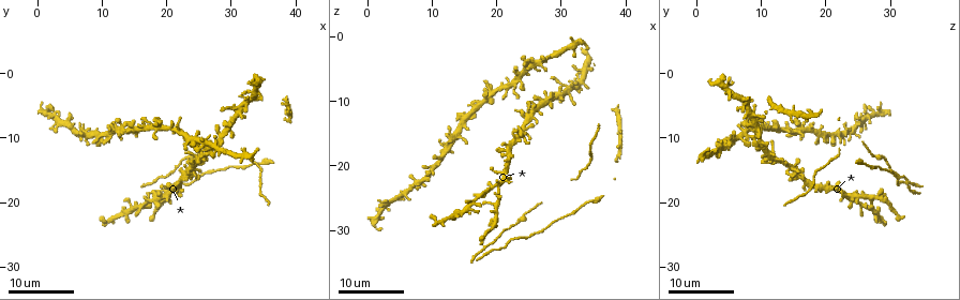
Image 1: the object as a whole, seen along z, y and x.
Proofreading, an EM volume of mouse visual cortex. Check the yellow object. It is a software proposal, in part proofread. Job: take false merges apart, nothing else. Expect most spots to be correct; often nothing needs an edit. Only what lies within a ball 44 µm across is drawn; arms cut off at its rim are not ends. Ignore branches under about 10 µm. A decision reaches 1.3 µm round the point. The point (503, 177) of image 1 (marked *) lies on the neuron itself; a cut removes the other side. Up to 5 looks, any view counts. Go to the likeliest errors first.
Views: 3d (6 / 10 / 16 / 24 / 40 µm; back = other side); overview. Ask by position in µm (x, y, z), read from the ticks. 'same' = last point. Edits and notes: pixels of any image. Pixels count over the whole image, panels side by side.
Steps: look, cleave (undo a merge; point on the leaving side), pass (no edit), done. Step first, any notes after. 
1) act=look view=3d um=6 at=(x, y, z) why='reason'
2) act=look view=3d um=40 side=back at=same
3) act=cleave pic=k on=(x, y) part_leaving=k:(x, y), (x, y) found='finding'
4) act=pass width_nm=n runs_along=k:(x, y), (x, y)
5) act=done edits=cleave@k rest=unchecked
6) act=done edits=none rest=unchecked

act=look view=3d um=24 at=(20.0, 18.5, 23.0) why='four or more arms meet'

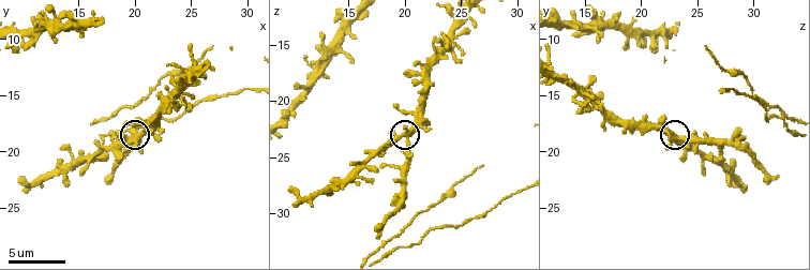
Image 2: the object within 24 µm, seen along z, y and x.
act=look view=3d um=6 at=(20.0, 19.0, 22.8) why='closer look'

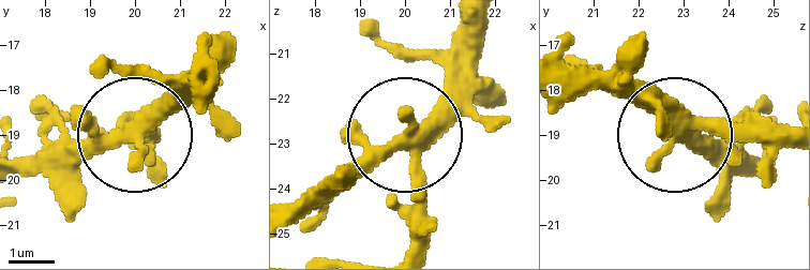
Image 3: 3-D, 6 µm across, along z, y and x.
act=pass width_nm=350 runs_along=3:(176, 90), (133, 129), (45, 151) found='all the same neuron'

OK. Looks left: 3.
act=look view=3d um=16 at=(27.0, 11.5, 10.0) why='four or more arms meet'

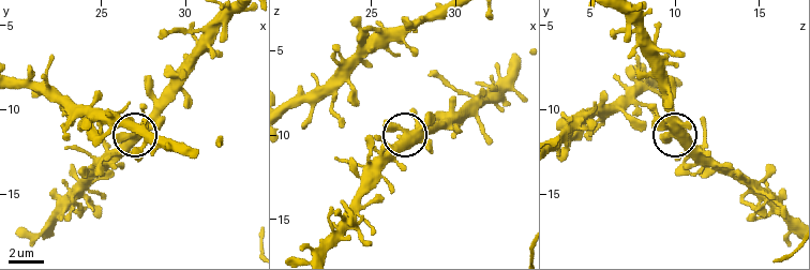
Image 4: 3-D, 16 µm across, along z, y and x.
act=look view=3d um=10 at=(27.3, 11.3, 9.9)

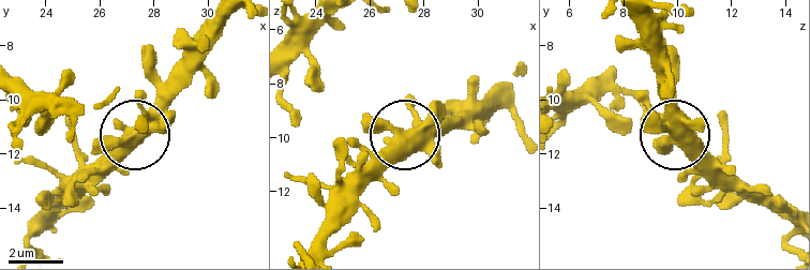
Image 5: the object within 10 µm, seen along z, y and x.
act=look view=3d um=6 at=(27.1, 11.3, 10.0) why='closer look'

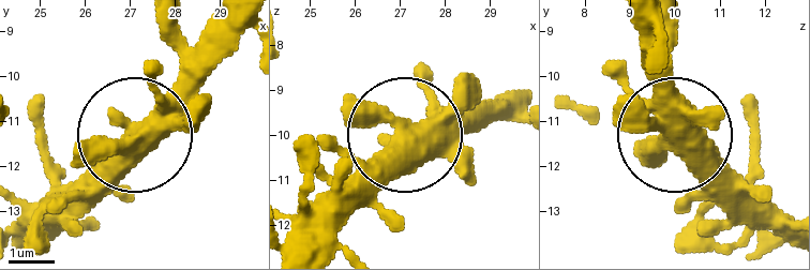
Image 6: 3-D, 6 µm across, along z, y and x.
act=pass width_nm=440 runs_along=6:(306, 249), (394, 146), (494, 122) found='continuous, no second neuron'

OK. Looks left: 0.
act=done edits=none rest=unchecked

